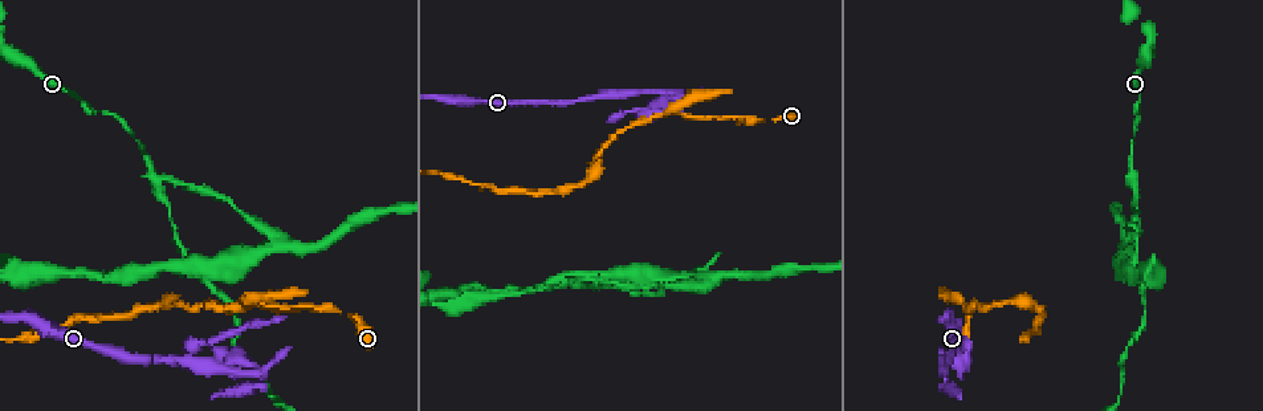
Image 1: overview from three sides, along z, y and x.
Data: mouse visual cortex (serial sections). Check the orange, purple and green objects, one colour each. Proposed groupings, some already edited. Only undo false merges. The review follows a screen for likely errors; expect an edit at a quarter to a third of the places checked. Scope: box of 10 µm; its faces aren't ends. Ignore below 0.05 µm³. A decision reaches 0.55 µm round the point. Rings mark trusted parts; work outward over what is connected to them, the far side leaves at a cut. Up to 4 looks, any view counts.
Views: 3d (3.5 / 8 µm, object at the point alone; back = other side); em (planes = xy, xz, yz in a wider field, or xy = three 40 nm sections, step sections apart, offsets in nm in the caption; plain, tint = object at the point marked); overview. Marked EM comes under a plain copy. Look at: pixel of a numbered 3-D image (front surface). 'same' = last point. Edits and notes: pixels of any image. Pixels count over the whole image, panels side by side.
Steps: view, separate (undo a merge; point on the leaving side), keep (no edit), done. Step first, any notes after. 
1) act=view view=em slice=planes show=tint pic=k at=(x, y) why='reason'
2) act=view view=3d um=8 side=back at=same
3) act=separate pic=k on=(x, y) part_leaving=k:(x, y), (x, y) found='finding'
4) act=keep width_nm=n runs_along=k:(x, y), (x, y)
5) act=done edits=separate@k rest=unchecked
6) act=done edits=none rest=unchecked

act=view view=3d um=3.5 pic=1 at=(153, 177) why='thick turns thin'

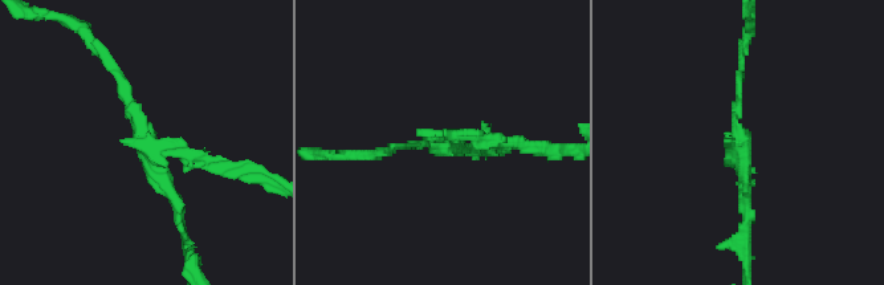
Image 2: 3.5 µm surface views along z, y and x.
act=view view=em slice=xy step=2 show=tint pic=2 at=(444, 143) arms=3 arm_widths_nm=100,150,150 why='need the tissue'

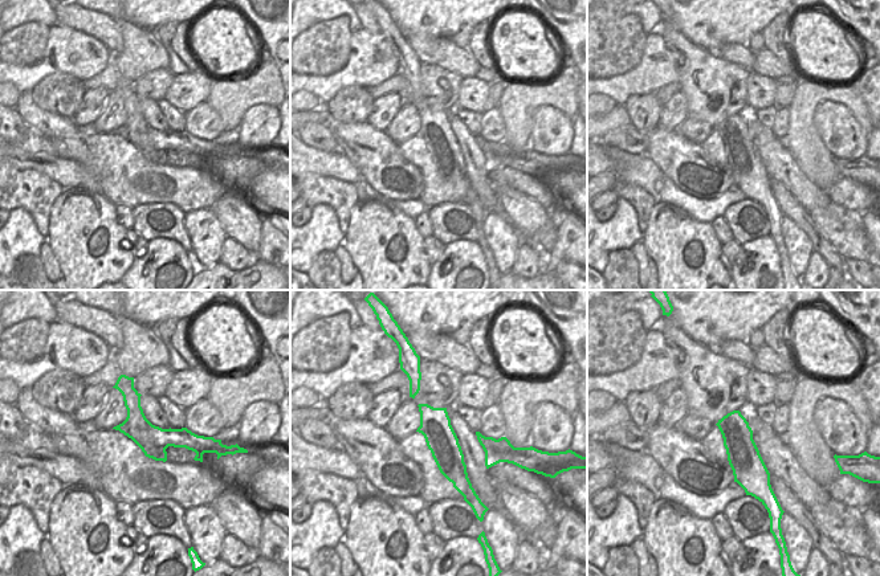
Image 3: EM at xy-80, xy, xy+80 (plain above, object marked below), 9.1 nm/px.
act=separate pic=2 on=(208, 165) found='two cells meet here'

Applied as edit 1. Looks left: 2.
act=view view=3d um=3.5 pic=1 at=(249, 371) why='sharp bend'

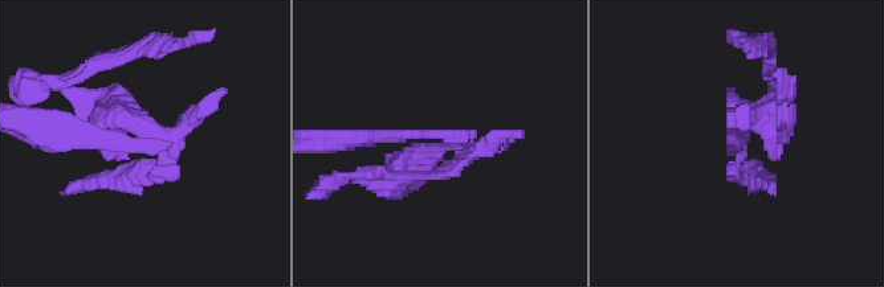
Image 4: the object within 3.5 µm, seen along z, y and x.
act=view view=em slice=xy step=1 show=tint pic=4 at=(137, 139)

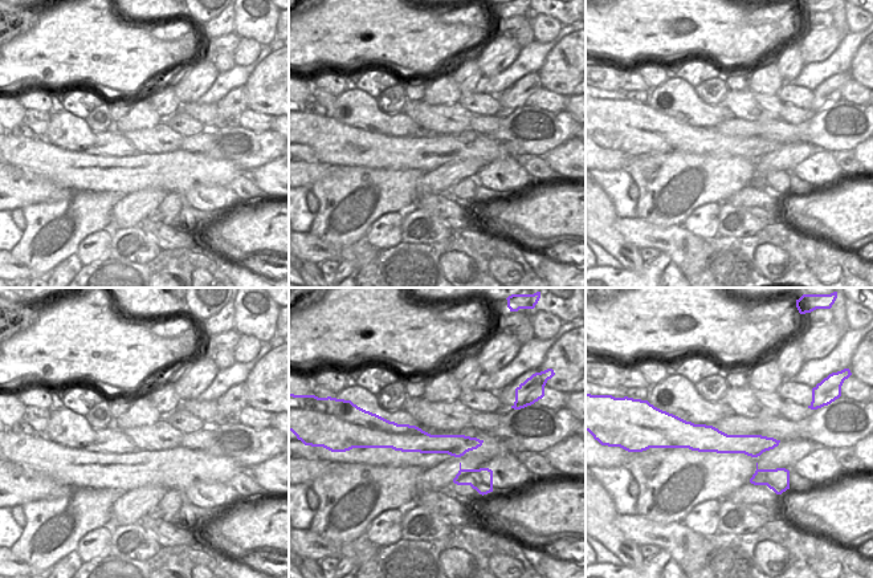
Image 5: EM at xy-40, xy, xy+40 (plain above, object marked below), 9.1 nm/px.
act=separate pic=4 on=(419, 180) width_nm=240 part_leaving=4:(436, 144), (391, 189), (371, 175) found='a second cell is stuck on'

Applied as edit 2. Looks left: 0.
act=done edits=separate@2,separate@4 rest=unchecked

